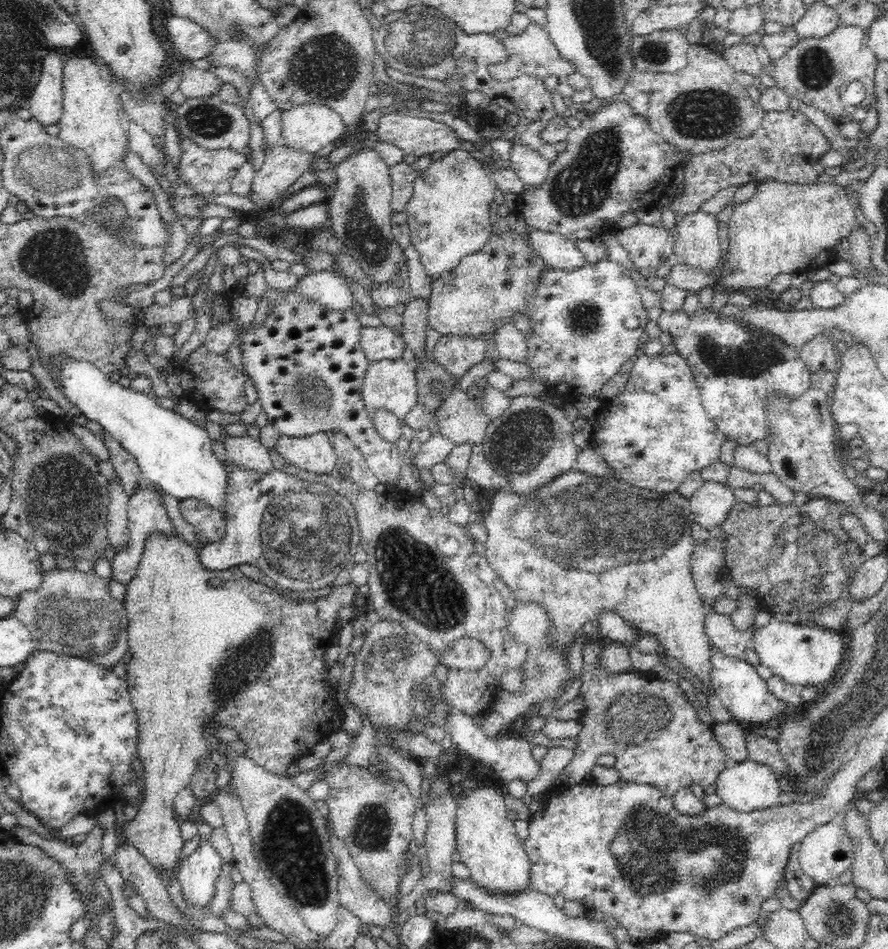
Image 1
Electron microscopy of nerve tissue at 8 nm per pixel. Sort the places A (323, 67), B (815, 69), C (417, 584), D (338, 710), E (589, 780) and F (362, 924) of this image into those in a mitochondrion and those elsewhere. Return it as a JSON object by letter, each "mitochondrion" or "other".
{"A":"mitochondrion","B":"mitochondrion","C":"mitochondrion","D":"other","E":"other","F":"other"}

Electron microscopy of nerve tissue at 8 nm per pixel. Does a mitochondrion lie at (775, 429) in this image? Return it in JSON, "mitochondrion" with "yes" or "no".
{"mitochondrion":"no"}

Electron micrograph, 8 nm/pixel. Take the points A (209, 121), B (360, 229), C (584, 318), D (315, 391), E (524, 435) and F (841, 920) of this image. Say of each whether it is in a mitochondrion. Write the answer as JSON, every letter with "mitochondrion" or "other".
{"A":"mitochondrion","B":"mitochondrion","C":"mitochondrion","D":"mitochondrion","E":"mitochondrion","F":"mitochondrion"}

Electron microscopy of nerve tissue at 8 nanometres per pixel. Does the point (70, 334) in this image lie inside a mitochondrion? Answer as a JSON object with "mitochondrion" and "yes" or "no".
{"mitochondrion":"no"}

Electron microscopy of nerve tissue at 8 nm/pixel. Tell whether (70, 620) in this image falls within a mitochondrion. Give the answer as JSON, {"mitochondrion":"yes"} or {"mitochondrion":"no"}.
{"mitochondrion":"yes"}

